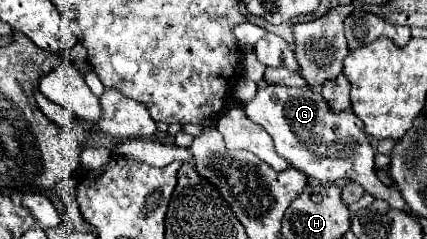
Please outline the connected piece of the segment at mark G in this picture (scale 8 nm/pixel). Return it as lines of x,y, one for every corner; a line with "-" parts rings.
266,86
264,90
258,90
252,100
244,102
244,114
272,136
278,154
290,158
292,166
302,174
334,184
354,180
374,198
388,202
396,210
406,210
406,202
398,200
400,192
384,186
376,176
374,150
368,144
362,122
354,118
350,108
344,110
344,114
330,114
330,110
326,110
326,102
322,102
322,94
310,90
308,86

